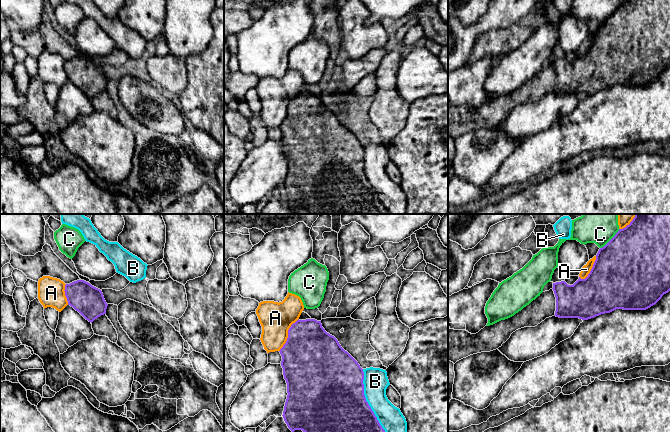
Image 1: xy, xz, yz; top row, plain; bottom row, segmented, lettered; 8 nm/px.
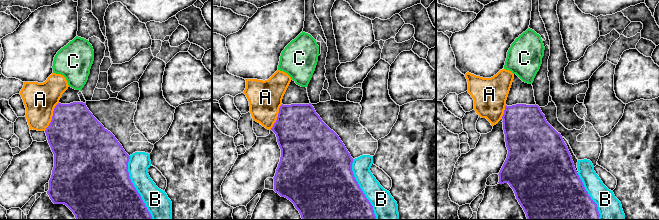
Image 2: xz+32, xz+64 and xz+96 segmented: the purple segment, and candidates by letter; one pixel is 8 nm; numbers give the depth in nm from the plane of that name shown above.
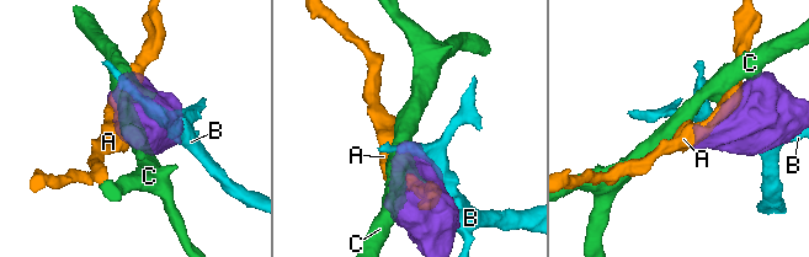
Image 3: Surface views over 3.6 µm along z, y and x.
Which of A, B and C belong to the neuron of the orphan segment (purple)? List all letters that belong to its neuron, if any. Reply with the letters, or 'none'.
none

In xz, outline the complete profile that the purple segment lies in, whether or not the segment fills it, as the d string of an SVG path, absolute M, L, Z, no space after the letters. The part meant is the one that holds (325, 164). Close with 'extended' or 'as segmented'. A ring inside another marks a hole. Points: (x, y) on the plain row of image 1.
M302 88L299 95L289 104L287 117L279 128L282 132L281 142L283 144L284 155L287 159L288 169L282 192L292 208L295 206L302 206L309 212L309 214L389 214L366 177L364 171L363 145L360 143L358 138L341 123L338 116L325 107L322 103L321 97L312 95L307 89Z | extended

